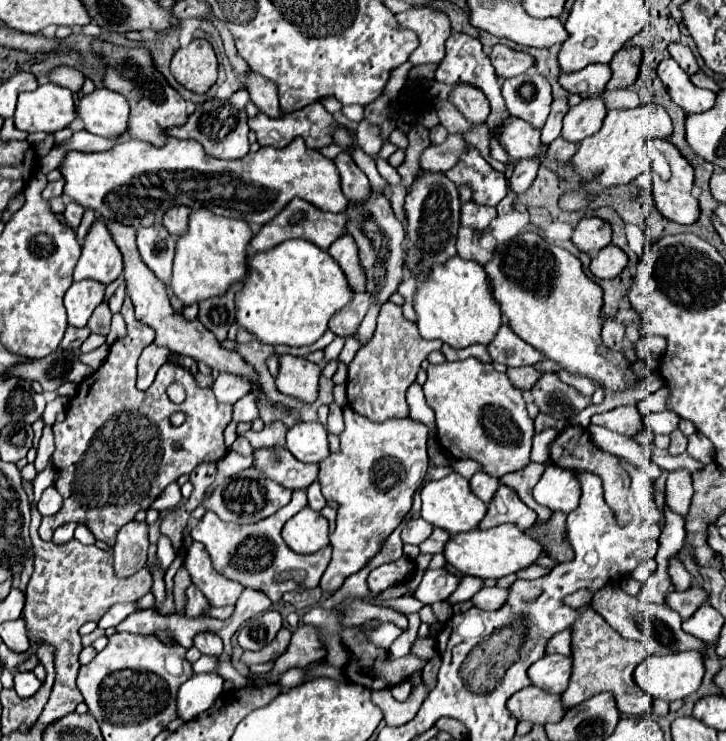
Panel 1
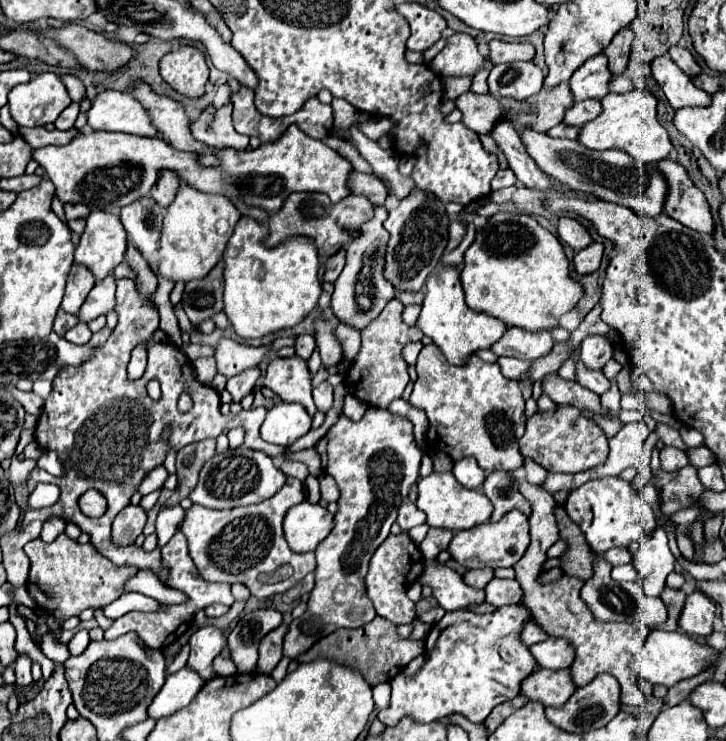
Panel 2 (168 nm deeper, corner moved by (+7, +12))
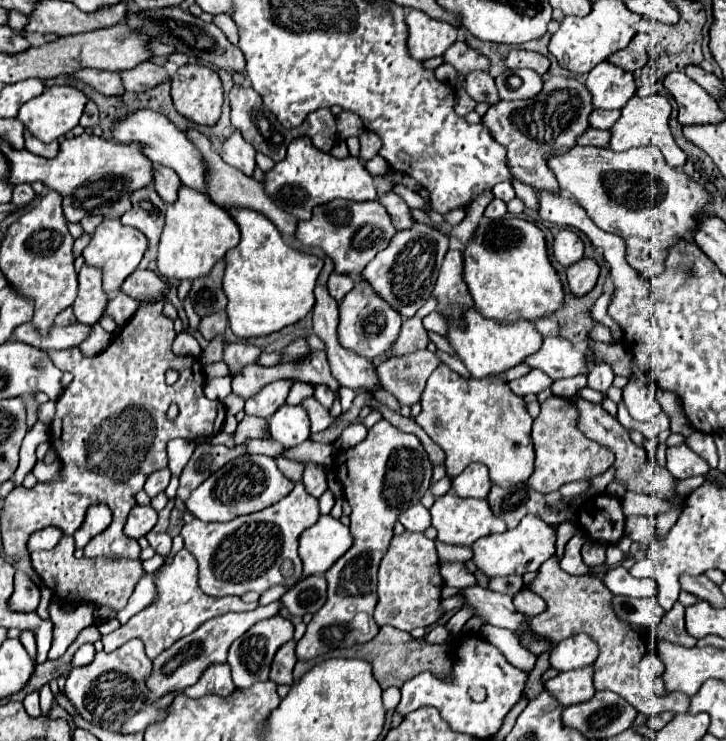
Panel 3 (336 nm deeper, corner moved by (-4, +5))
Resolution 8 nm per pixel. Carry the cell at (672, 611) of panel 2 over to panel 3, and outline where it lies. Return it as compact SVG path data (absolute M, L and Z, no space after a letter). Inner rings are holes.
M675 603L675 607L671 611L667 611L663 615L663 619L659 621L659 625L655 627L655 635L659 639L677 643L677 645L685 645L685 647L693 647L697 643L695 637L691 637L685 629L685 605L683 603Z

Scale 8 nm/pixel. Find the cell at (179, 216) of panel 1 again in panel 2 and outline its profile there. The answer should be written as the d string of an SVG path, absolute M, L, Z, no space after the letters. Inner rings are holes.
M160 172L160 180L152 188L152 198L160 206L166 208L168 204L172 204L178 186L180 186L180 182L178 182L178 176L174 172Z

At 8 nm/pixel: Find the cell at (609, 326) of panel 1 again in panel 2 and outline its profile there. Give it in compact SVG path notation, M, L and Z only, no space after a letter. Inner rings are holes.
M588 336L580 348L580 360L588 370L602 370L612 358L612 344L606 336Z

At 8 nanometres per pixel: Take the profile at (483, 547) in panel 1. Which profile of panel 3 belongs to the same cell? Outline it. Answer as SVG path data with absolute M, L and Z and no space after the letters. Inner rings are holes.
M525 515L515 529L507 529L503 533L491 533L473 543L473 563L487 577L503 577L489 573L513 573L523 575L527 571L537 571L543 561L547 561L555 553L555 531L551 525L541 521L535 515Z

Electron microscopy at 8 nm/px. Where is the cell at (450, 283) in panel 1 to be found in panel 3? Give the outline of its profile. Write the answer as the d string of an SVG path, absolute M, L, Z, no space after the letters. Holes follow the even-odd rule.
M473 307L463 311L461 317L465 323L463 327L455 319L447 319L447 335L445 337L447 337L449 345L453 347L455 355L465 363L467 371L475 379L483 379L493 373L503 375L503 371L515 367L527 355L531 355L539 349L541 335L533 323L519 321L519 323L511 323L511 325L495 325L491 319L483 319L483 315L479 315L479 311L475 311Z

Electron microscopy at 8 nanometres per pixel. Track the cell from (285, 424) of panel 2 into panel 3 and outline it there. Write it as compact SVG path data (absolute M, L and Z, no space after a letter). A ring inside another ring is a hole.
M283 405L279 407L269 423L271 435L277 443L281 443L283 447L297 447L303 441L307 441L311 437L311 423L309 423L309 415L307 411L297 405Z

